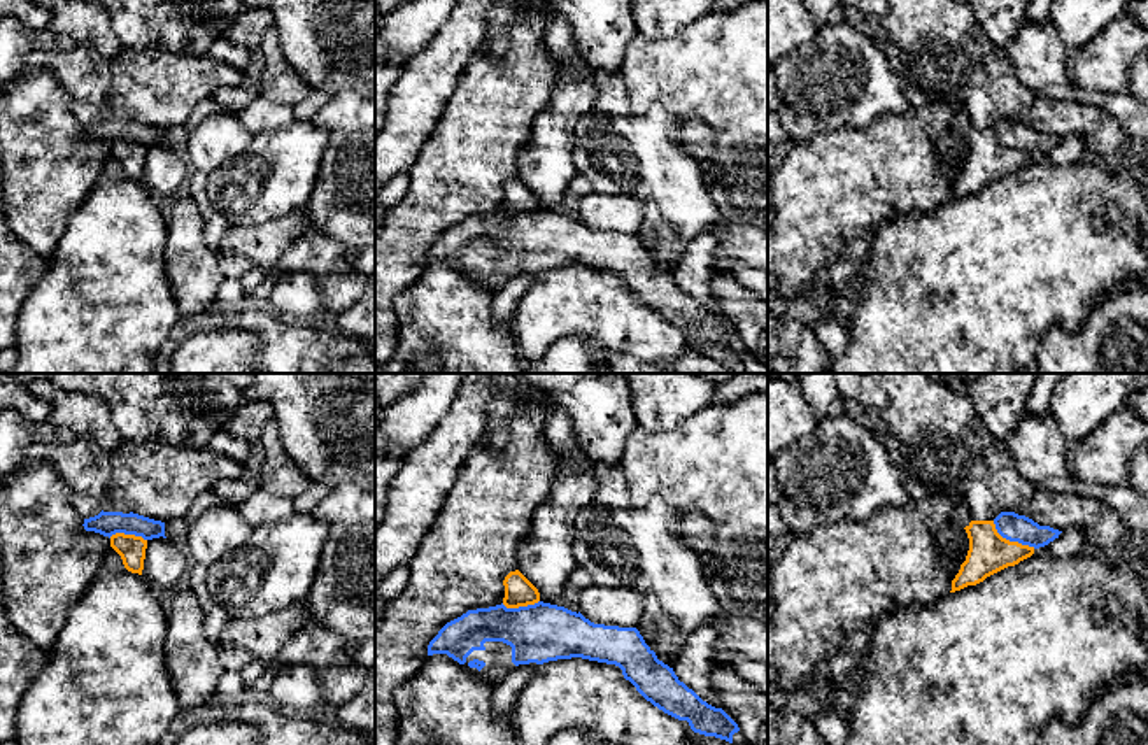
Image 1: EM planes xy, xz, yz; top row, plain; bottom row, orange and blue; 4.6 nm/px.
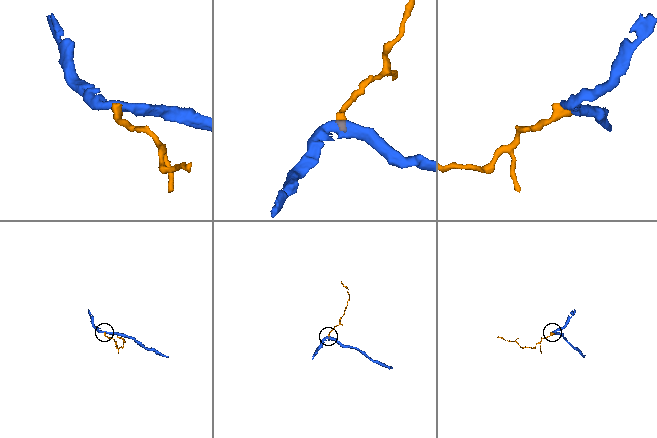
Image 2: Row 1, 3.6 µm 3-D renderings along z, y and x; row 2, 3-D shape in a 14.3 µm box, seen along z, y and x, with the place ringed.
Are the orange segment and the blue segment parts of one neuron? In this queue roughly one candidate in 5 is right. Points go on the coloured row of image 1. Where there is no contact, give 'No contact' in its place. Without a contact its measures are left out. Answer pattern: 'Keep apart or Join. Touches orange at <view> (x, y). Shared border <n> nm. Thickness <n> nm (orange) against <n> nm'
Keep apart. Touches orange at yz (1012, 542). Shared border 240 nm. Thickness 190 nm (orange) against 130 nm

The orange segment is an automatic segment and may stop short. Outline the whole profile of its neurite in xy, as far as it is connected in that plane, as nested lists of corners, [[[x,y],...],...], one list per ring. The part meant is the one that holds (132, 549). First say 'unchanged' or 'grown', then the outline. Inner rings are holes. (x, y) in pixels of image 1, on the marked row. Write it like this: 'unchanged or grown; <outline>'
unchanged; [[[116,533],[110,536],[110,547],[121,556],[128,571],[142,575],[147,540],[135,535]]]

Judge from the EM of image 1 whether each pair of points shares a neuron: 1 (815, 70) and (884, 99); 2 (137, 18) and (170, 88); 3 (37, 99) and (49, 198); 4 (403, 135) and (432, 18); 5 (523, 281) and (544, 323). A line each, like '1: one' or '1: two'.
1: one
2: two
3: one
4: one
5: two

